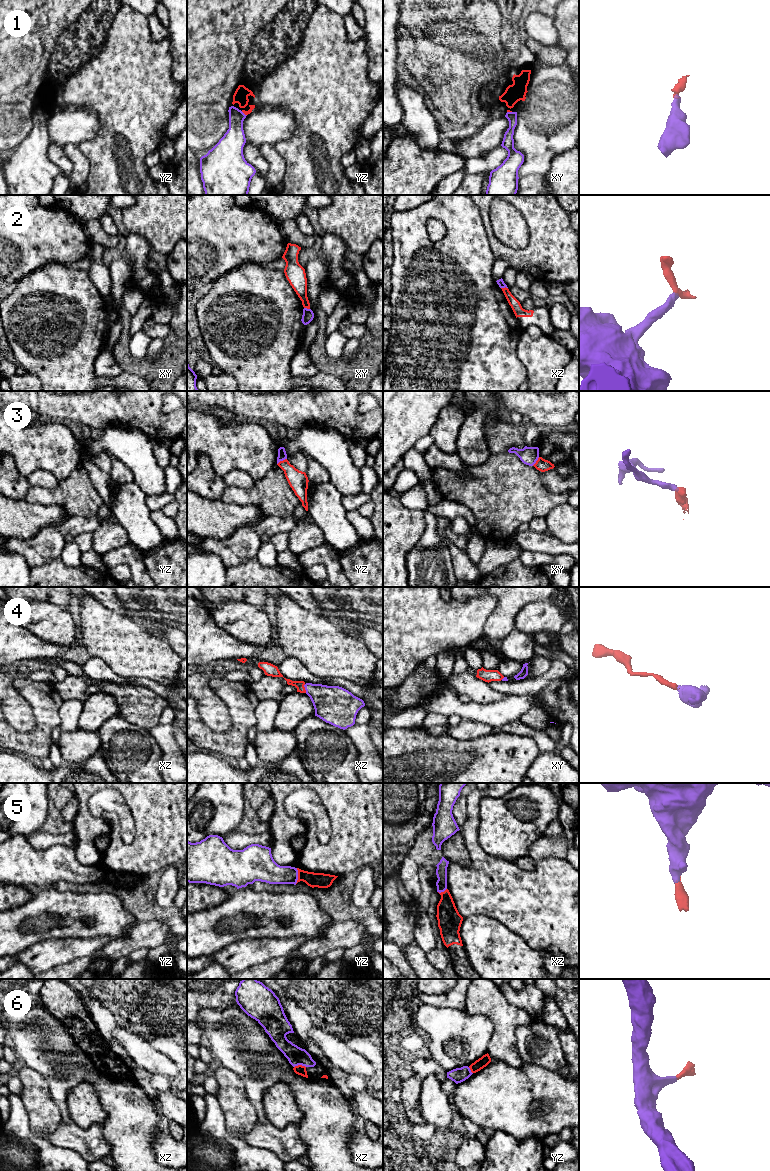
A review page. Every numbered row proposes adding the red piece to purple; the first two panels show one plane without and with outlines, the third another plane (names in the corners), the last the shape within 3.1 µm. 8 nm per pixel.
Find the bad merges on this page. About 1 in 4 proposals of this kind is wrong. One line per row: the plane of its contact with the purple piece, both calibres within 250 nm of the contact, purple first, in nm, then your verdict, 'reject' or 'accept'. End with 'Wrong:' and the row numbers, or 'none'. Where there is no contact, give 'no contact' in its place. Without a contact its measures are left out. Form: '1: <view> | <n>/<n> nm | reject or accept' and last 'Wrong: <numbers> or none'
1: yz | 190/40 nm | accept
2: xz | 60/80 nm | reject
3: yz | 70/160 nm | reject
4: xz | 280/70 nm | accept
5: yz | 190/120 nm | accept
6: xz | 150/80 nm | accept
Wrong: 2, 3

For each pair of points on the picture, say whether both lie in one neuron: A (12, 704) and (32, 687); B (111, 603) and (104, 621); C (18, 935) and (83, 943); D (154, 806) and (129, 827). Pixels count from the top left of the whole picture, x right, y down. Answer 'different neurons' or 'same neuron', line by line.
A: different neurons
B: different neurons
C: different neurons
D: different neurons

